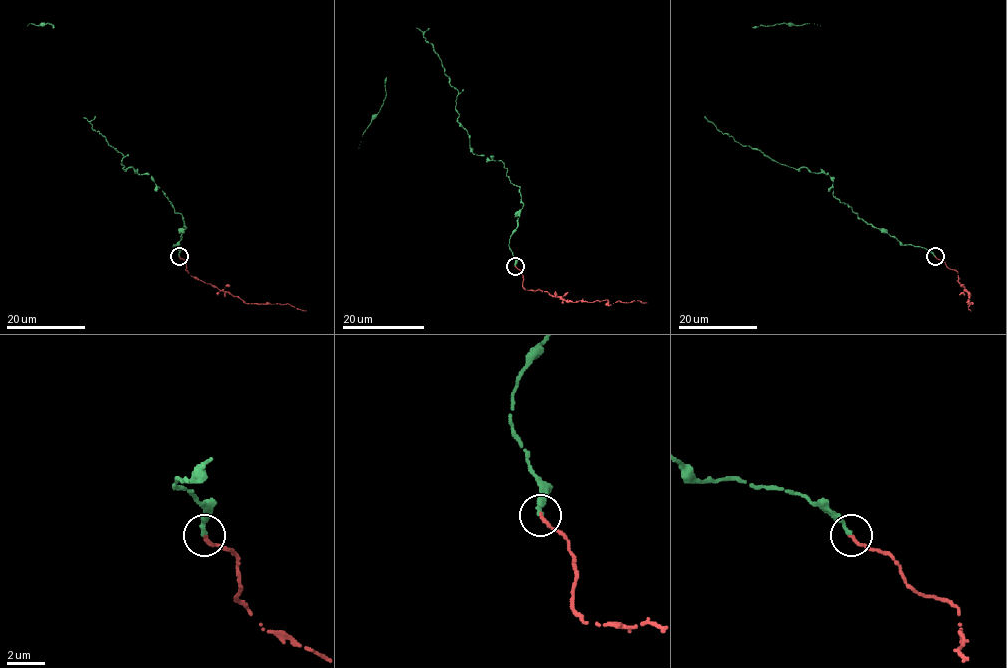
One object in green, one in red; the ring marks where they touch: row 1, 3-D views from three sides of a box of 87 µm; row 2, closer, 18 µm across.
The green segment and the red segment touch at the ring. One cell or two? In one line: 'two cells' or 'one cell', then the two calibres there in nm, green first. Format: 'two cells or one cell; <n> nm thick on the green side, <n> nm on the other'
one cell; 280 nm thick on the green side, 240 nm on the other

